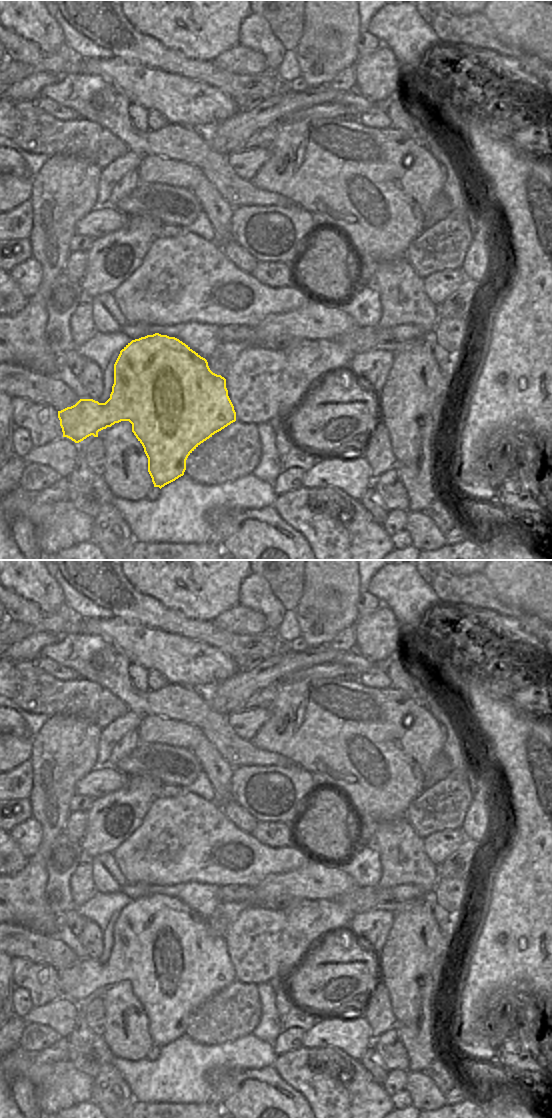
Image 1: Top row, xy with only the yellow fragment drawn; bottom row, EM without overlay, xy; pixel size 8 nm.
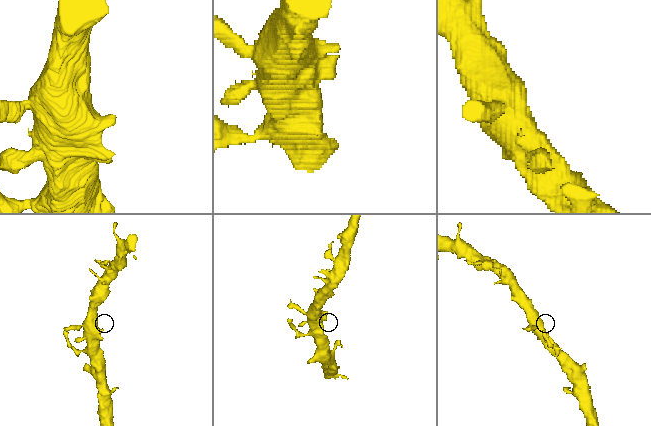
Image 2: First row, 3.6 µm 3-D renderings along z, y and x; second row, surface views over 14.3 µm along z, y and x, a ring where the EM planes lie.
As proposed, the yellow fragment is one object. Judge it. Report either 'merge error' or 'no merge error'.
no merge error

